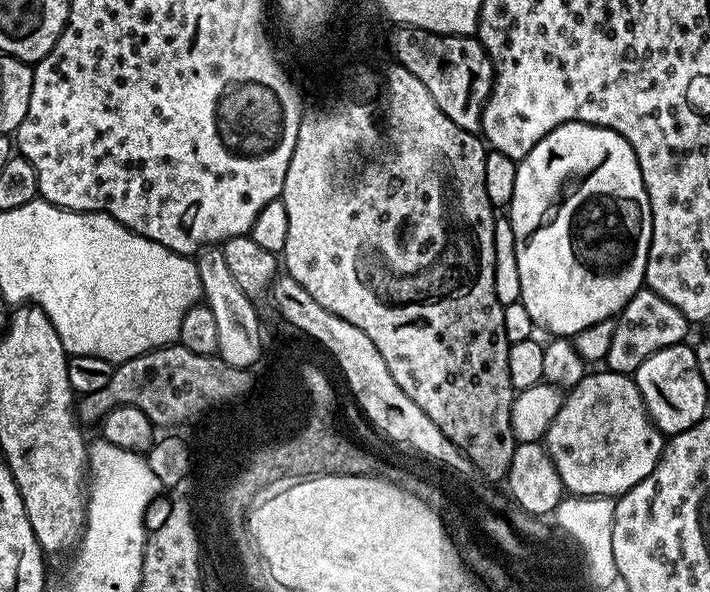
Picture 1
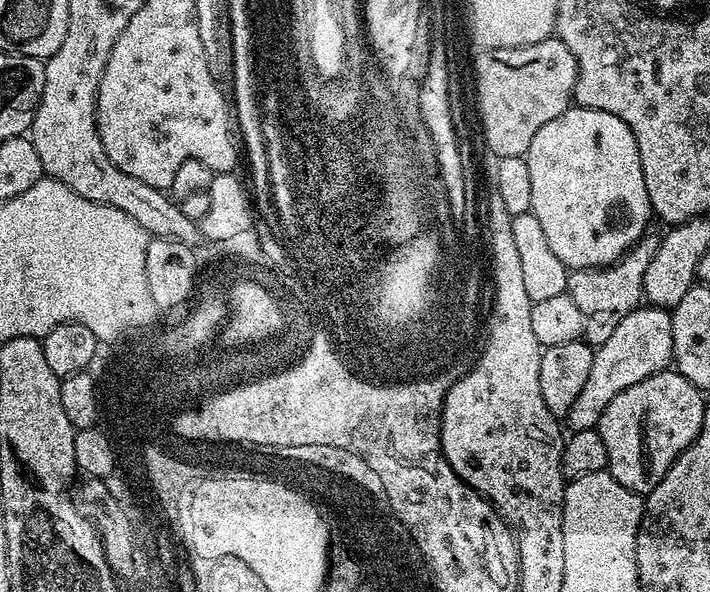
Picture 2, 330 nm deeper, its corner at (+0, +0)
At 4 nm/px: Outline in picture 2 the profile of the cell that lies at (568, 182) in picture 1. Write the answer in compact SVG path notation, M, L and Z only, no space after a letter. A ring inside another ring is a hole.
M570 106L562 115L554 118L554 122L546 122L546 126L542 126L542 130L538 130L538 134L534 134L534 142L530 142L526 159L530 166L531 212L538 218L546 238L550 242L550 250L554 250L554 254L558 254L560 261L569 270L577 268L602 268L609 264L614 264L625 252L635 248L640 237L649 231L648 216L650 220L650 217L653 215L652 203L649 202L648 195L646 194L646 182L642 174L642 162L638 154L638 146L634 142L634 134L630 134L630 126L626 126L626 122L622 122L622 118L614 118L614 114L606 114L597 108Z

